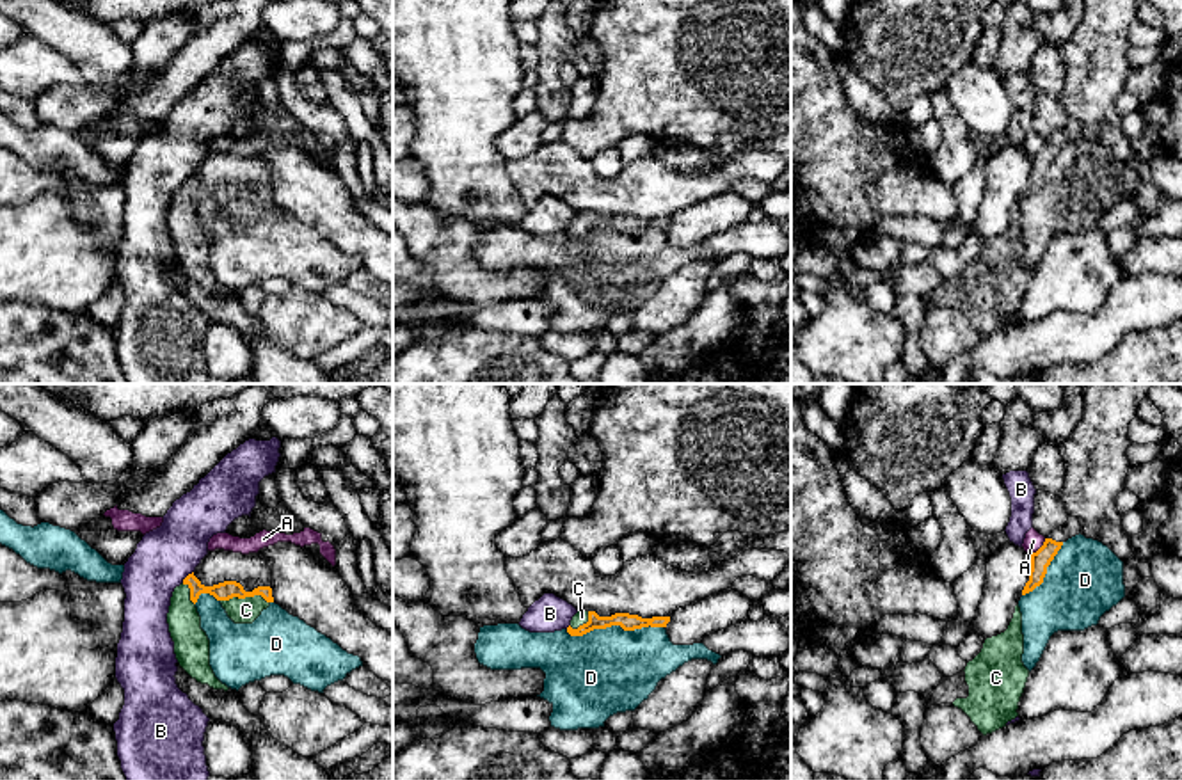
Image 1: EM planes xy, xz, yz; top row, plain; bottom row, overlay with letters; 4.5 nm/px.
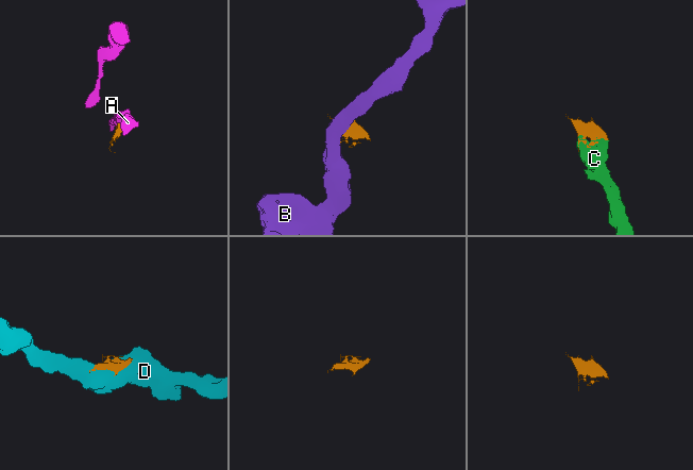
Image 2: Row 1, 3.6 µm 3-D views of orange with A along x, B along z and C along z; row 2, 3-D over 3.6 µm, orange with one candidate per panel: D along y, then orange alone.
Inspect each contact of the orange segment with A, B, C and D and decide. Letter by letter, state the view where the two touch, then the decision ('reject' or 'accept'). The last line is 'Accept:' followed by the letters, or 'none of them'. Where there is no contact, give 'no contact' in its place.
A: meets orange in yz; reject
B: meets orange in xy; reject
C: meets orange in xy; accept
D: meets orange in xz; reject
Accept: C

